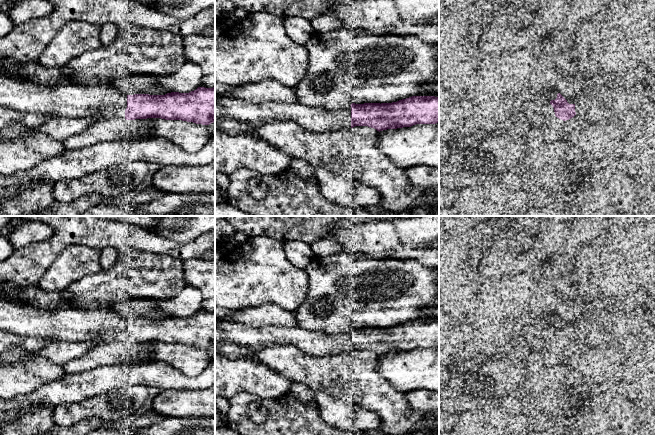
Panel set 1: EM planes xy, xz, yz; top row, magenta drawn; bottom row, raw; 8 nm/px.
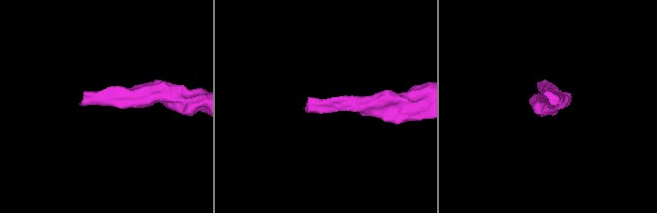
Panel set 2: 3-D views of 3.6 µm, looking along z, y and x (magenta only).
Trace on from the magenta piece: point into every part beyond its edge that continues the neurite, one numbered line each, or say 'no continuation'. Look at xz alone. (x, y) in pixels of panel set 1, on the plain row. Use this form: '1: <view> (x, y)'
1: xz (315, 343)

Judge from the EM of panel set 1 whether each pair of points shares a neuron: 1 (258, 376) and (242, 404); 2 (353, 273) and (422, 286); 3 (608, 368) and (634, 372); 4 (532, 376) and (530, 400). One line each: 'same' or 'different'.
1: different
2: same
3: same
4: different

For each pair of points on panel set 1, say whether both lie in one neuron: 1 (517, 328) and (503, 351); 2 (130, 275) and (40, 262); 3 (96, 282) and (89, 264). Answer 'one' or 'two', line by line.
1: one
2: two
3: two

